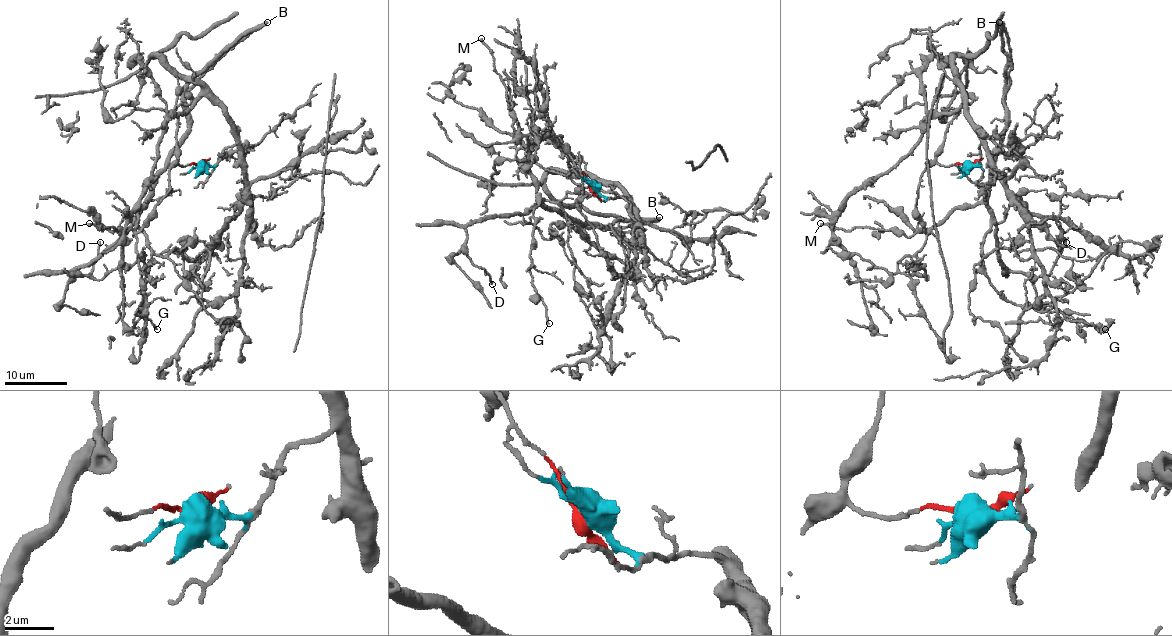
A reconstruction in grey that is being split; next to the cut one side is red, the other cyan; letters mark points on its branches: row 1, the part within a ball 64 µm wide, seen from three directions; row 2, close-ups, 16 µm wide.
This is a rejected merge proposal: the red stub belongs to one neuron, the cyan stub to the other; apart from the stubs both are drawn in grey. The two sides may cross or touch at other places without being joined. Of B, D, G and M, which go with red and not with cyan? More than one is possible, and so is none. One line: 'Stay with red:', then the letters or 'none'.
Stay with red: B, D, G, M

